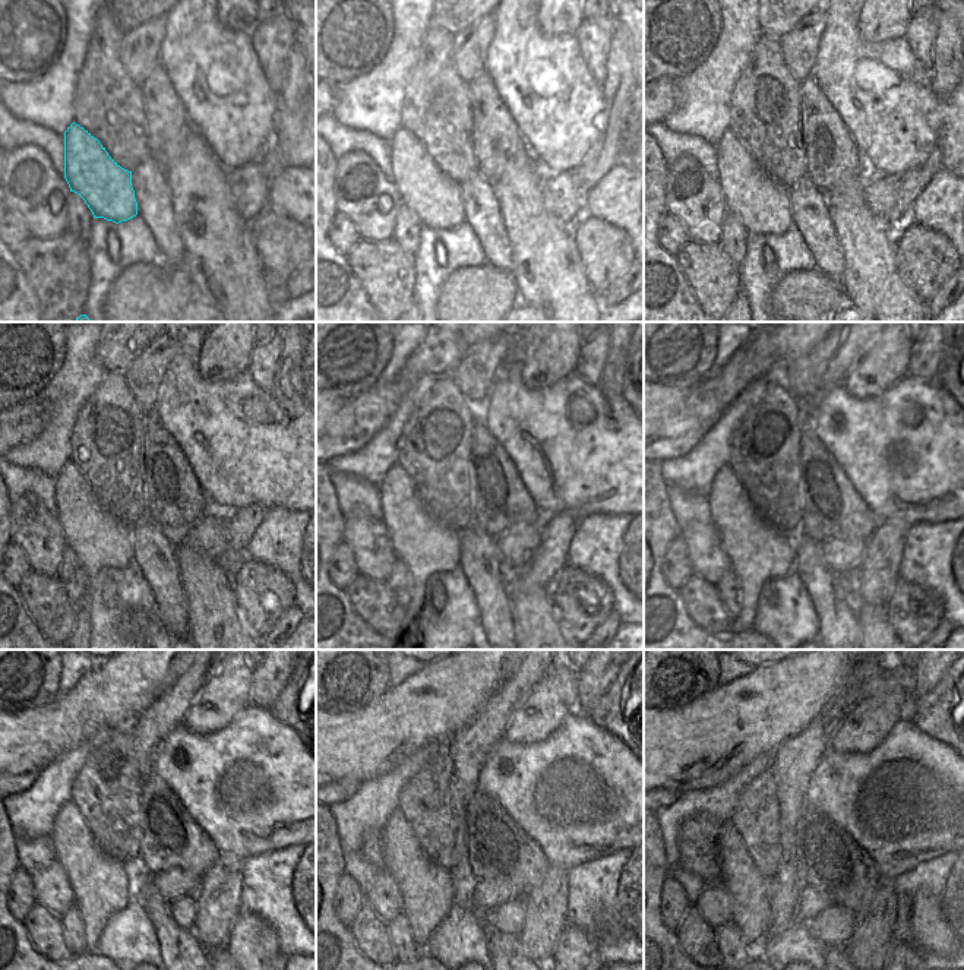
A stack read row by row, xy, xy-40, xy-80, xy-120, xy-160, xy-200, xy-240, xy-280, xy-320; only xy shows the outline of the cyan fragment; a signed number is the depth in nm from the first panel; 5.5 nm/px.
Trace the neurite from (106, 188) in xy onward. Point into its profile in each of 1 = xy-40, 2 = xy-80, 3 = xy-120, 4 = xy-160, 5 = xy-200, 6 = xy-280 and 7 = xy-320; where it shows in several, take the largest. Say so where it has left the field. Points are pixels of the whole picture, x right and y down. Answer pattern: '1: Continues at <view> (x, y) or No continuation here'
1: Continues at xy-40 (436, 199)
2: Continues at xy-80 (762, 205)
3: Continues at xy-120 (101, 542)
4: Continues at xy-160 (429, 549)
5: Continues at xy-200 (757, 552)
6: Continues at xy-280 (427, 890)
7: Continues at xy-320 (749, 890).

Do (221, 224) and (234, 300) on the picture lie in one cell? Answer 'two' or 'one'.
one

